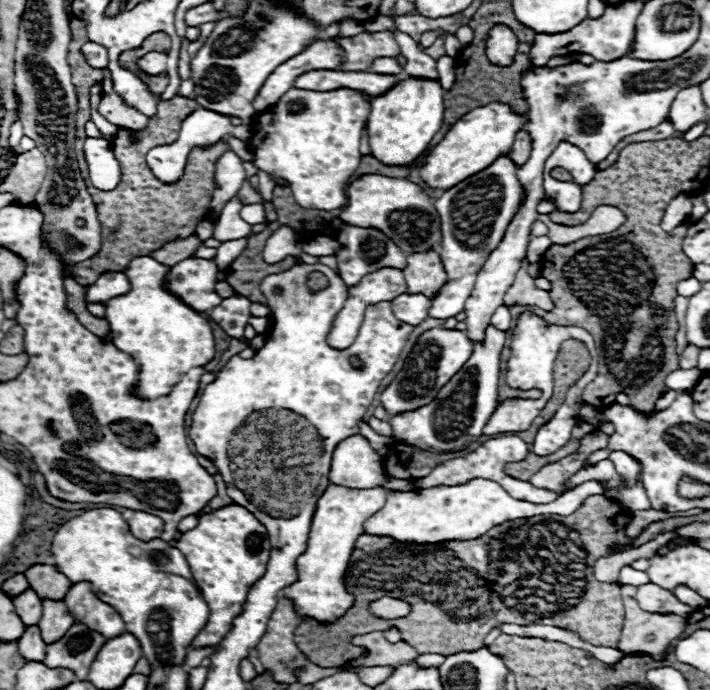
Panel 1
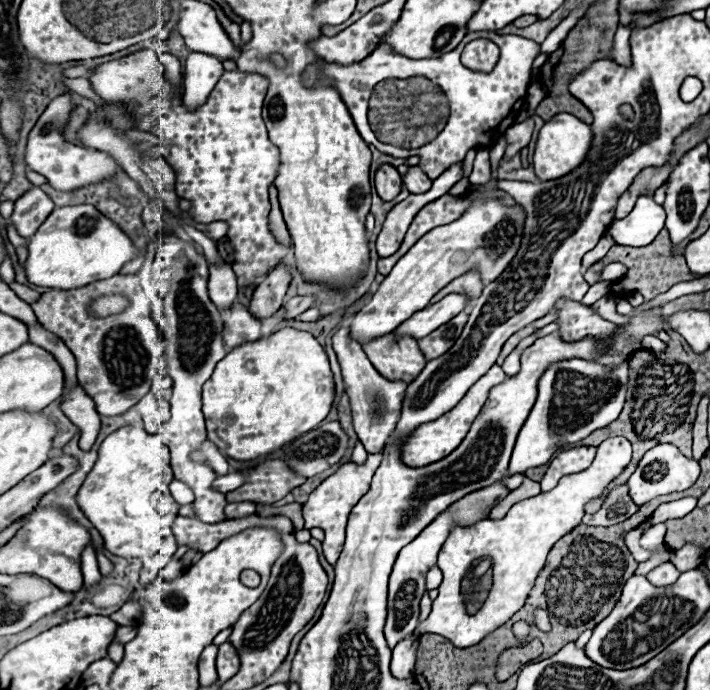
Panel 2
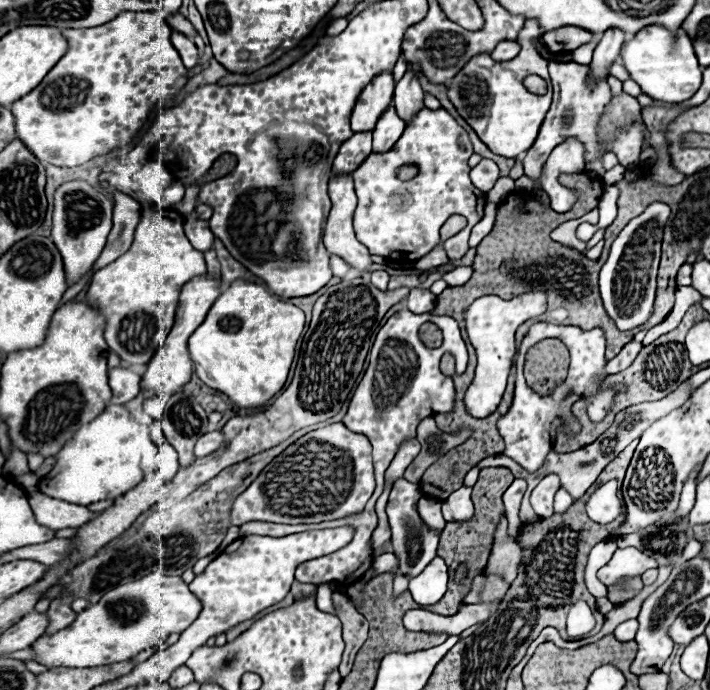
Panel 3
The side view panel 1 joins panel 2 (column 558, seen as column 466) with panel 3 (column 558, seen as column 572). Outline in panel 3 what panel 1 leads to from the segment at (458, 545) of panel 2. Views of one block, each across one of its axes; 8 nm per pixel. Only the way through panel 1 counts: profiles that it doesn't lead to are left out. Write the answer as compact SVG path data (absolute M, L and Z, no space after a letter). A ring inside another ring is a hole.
M560 488L554 498L554 512L564 512L572 502L574 502L574 498L564 488Z

